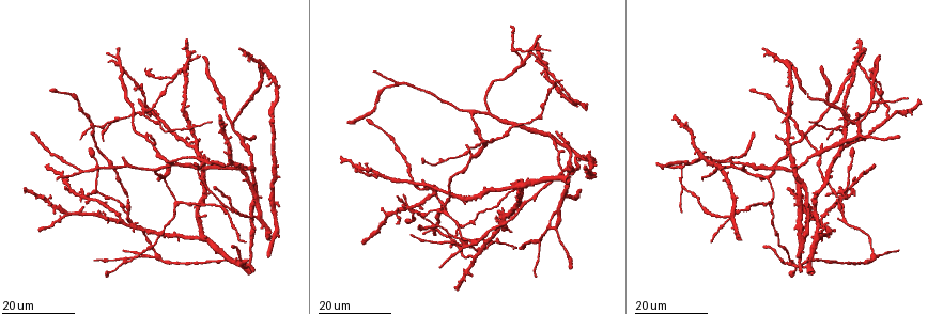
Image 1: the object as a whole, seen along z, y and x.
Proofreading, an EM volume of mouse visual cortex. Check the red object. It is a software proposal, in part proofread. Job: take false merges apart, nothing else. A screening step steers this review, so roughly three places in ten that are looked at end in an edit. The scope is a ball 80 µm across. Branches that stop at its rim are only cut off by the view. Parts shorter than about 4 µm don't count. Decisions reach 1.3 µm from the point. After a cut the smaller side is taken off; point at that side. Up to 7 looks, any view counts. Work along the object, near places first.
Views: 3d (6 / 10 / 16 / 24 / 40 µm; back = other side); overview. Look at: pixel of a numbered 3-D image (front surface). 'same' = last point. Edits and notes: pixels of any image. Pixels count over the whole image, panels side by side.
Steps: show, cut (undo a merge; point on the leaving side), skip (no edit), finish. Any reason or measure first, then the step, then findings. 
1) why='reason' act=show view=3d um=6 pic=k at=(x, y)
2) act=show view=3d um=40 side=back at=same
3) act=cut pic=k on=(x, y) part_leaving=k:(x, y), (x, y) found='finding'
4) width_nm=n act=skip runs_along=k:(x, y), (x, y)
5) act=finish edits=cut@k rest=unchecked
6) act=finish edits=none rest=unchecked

why='three-way junction' act=show view=3d um=24 pic=1 at=(456, 235)

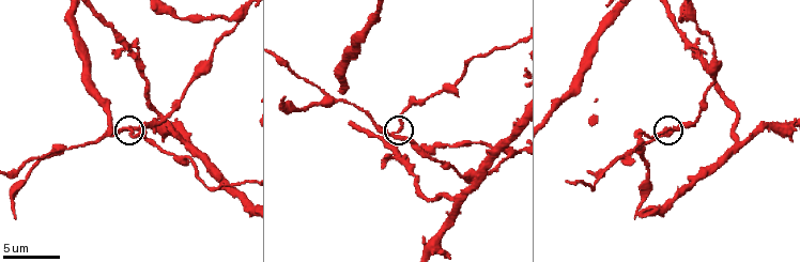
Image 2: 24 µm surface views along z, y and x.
why='closer look' act=show view=3d um=10 pic=2 at=(669, 129)

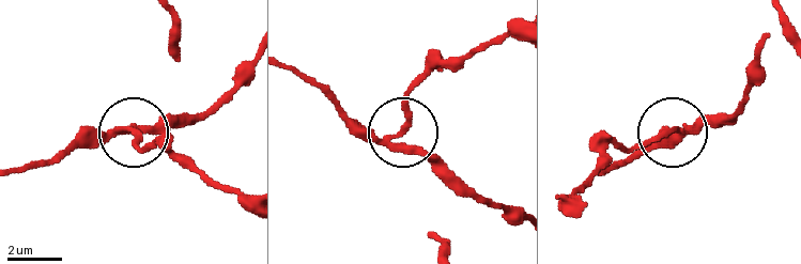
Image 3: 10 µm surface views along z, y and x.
width_nm=240 act=cut pic=3 on=(138, 140) part_leaving=3:(114, 132), (174, 150), (250, 193) found='a second cell is stuck on'

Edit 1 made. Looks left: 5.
why='three arms meet' act=show view=3d um=24 pic=1 at=(472, 113)

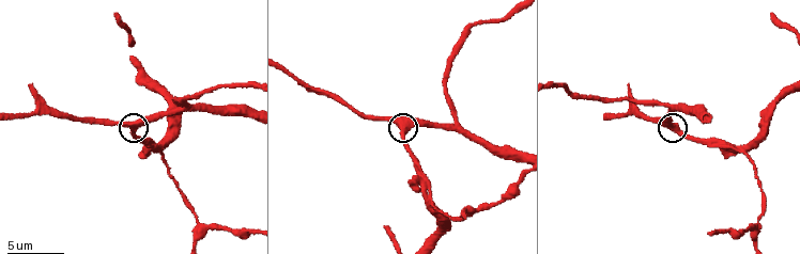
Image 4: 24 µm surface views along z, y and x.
act=show view=3d um=6 pic=4 at=(670, 127)

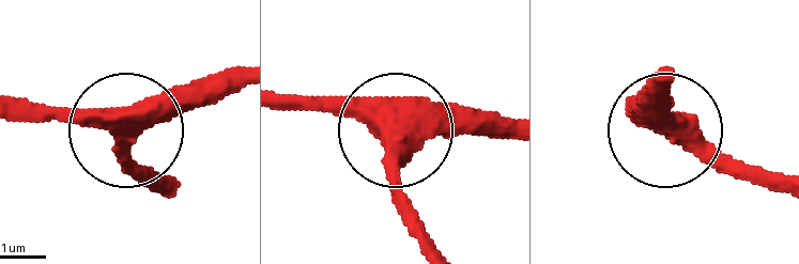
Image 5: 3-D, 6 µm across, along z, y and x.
arms=3 act=skip runs_along=5:(505, 135), (389, 135), (290, 101) found='one cell here'

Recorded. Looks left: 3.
why='thin arm on a thick one' act=show view=3d um=24 pic=1 at=(223, 103)

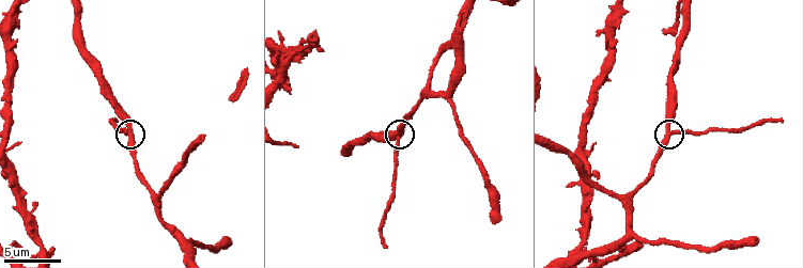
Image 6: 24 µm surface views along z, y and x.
act=show view=3d um=6 pic=6 at=(669, 133)

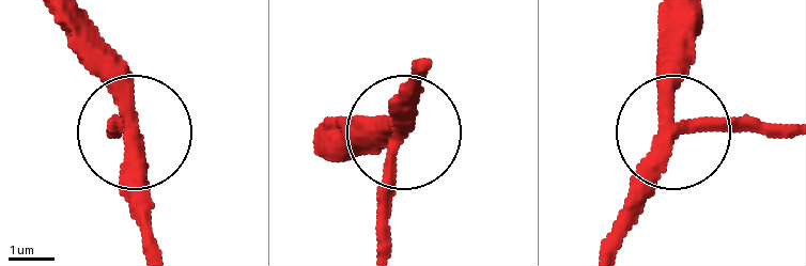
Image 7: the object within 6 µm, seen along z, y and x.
why='from behind' act=show view=3d um=6 side=back pic=7 at=(398, 134)

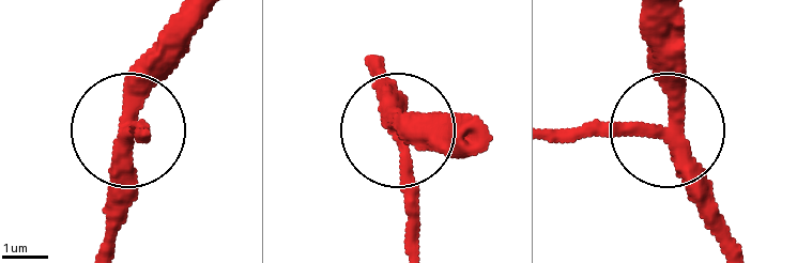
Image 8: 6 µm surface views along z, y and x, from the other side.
arms=3 act=skip runs_along=8:(107, 242), (110, 161), (134, 127) found='all the same cell'

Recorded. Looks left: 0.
act=finish edits=cut@3 rest=unchecked

